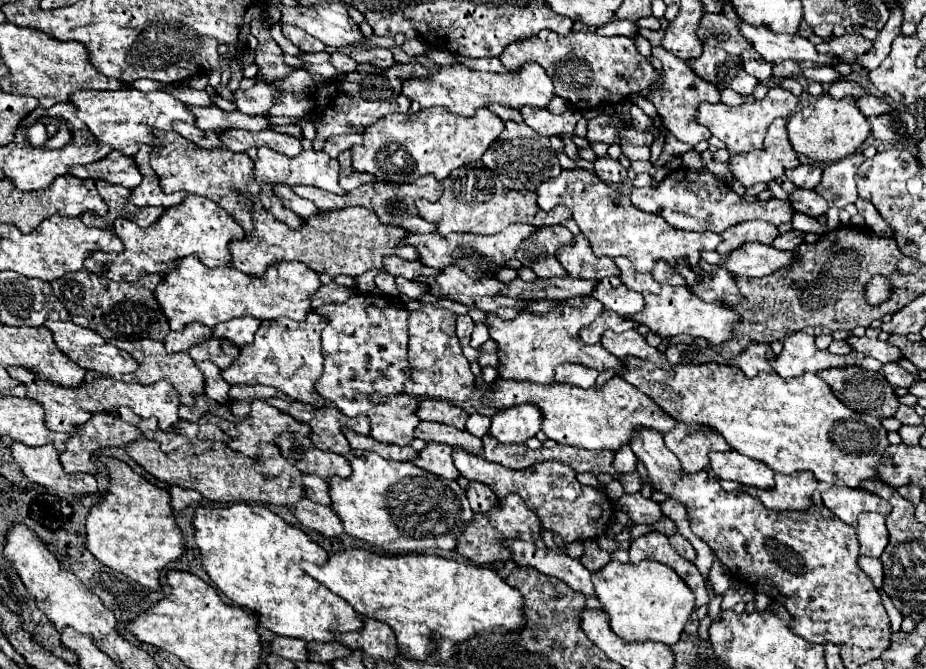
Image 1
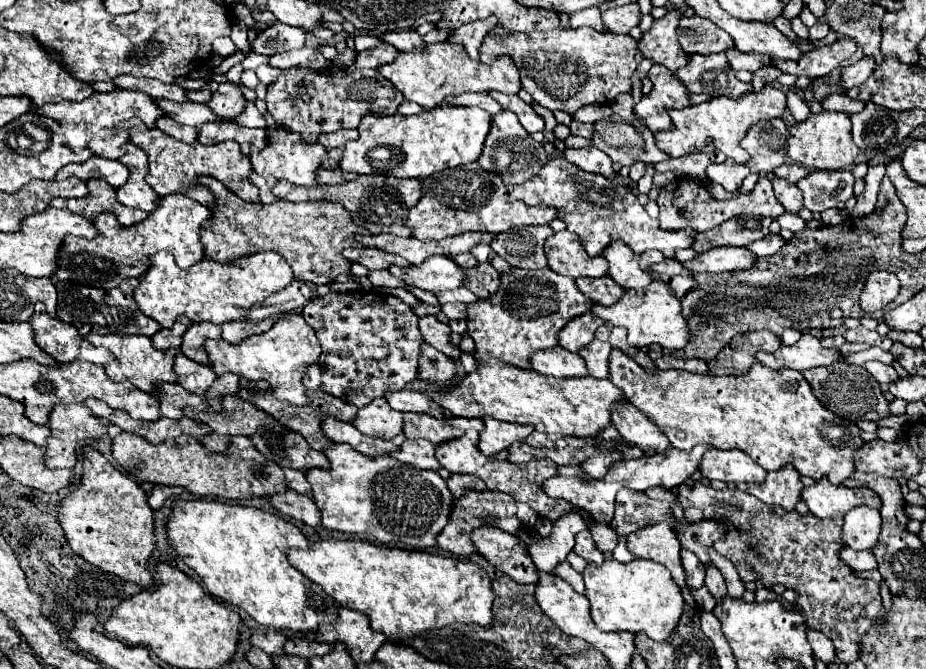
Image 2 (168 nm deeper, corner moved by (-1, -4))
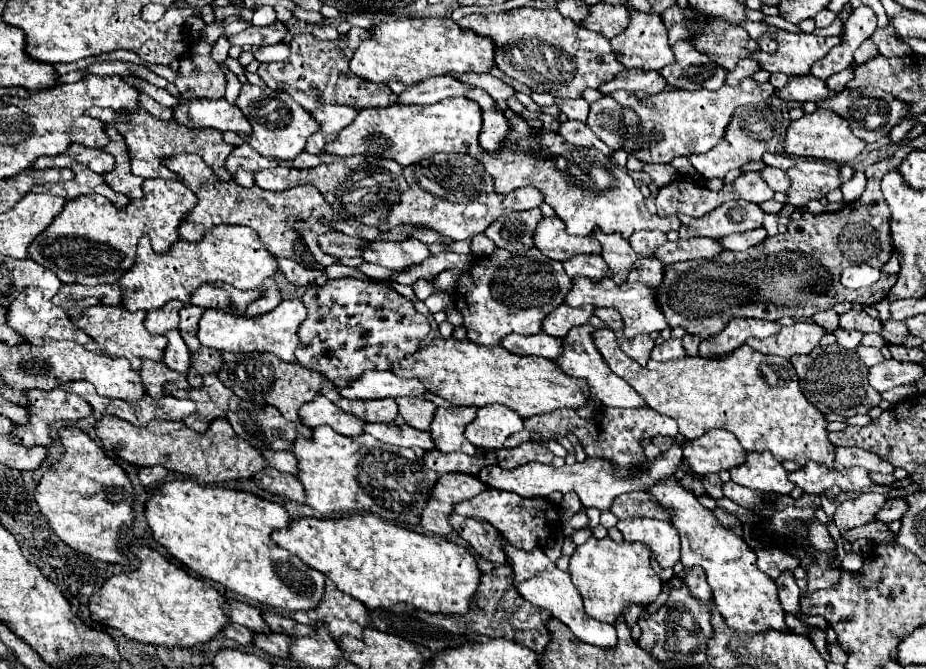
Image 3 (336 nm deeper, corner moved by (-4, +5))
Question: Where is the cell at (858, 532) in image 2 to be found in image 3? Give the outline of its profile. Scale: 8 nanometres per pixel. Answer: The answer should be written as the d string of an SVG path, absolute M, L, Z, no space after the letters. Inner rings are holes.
M862 493L856 499L848 499L836 507L834 523L840 531L866 525L874 519L874 515L880 511L884 501L886 497L880 493Z

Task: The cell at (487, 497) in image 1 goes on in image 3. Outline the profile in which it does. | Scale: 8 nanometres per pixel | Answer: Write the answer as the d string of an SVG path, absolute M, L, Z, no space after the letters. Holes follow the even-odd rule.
M424 451L424 463L428 463L428 467L432 467L432 471L436 473L468 473L468 475L478 475L478 471L486 465L490 465L488 461L490 455L486 457L470 457L464 453L442 453L442 451Z

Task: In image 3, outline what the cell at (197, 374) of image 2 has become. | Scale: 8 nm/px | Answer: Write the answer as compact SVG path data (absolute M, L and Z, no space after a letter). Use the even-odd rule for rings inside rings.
M170 331L166 335L168 339L168 347L164 351L164 365L186 375L188 373L188 367L190 367L190 351L184 343L184 339L180 337L180 331Z

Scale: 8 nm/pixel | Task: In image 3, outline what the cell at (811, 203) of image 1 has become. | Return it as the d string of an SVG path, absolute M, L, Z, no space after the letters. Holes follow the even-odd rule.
M764 167L760 171L762 179L768 183L768 187L772 187L772 191L782 191L786 193L790 187L790 181L786 177L786 173L782 169L774 169L774 167Z

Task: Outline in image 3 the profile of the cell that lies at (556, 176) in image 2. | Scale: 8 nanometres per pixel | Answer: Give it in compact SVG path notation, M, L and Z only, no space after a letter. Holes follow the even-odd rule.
M512 117L508 121L512 123L514 129L512 129L512 135L508 135L508 143L504 143L504 151L498 151L496 155L488 155L482 149L482 153L476 155L478 159L482 159L482 165L488 171L488 175L494 177L496 193L508 193L524 185L536 187L544 195L544 201L554 209L556 217L564 221L570 235L592 235L592 229L596 225L602 227L604 233L620 233L624 235L624 239L630 239L630 235L640 229L660 229L664 233L680 229L680 219L676 215L658 217L658 215L648 213L644 205L644 195L634 185L632 177L626 171L622 171L614 161L610 161L606 155L602 155L600 151L592 147L576 147L564 141L556 131L534 129L524 119L518 119L518 117Z

